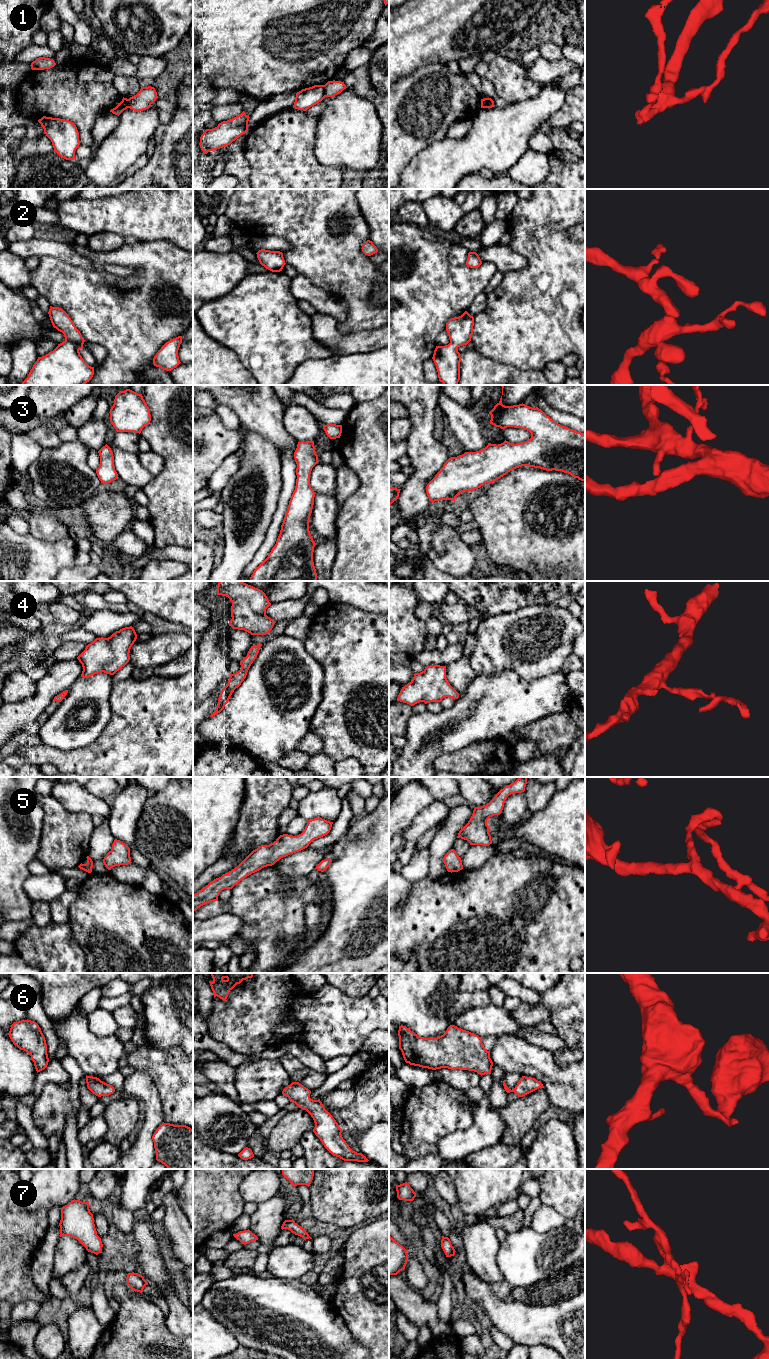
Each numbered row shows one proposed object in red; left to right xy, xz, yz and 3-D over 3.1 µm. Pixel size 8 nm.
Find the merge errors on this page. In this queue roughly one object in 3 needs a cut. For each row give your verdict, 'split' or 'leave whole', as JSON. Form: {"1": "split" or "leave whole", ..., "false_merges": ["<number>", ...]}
{"1": "split", "2": "leave whole", "3": "leave whole", "4": "leave whole", "5": "leave whole", "6": "leave whole", "7": "leave whole", "false_merges": ["1"]}

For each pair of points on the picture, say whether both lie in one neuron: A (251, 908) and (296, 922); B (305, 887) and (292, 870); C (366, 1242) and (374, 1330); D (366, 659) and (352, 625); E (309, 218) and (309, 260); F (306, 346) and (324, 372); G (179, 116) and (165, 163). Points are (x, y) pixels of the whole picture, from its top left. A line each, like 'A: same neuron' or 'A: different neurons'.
A: same neuron
B: different neurons
C: same neuron
D: same neuron
E: same neuron
F: different neurons
G: same neuron

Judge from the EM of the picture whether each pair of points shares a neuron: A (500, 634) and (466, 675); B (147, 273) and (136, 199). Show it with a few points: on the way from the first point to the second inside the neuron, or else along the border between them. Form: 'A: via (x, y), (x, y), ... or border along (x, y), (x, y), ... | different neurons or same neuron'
A: border along (469, 657), (469, 663), (476, 675) | different neurons
B: border along (166, 240), (138, 241) | different neurons

